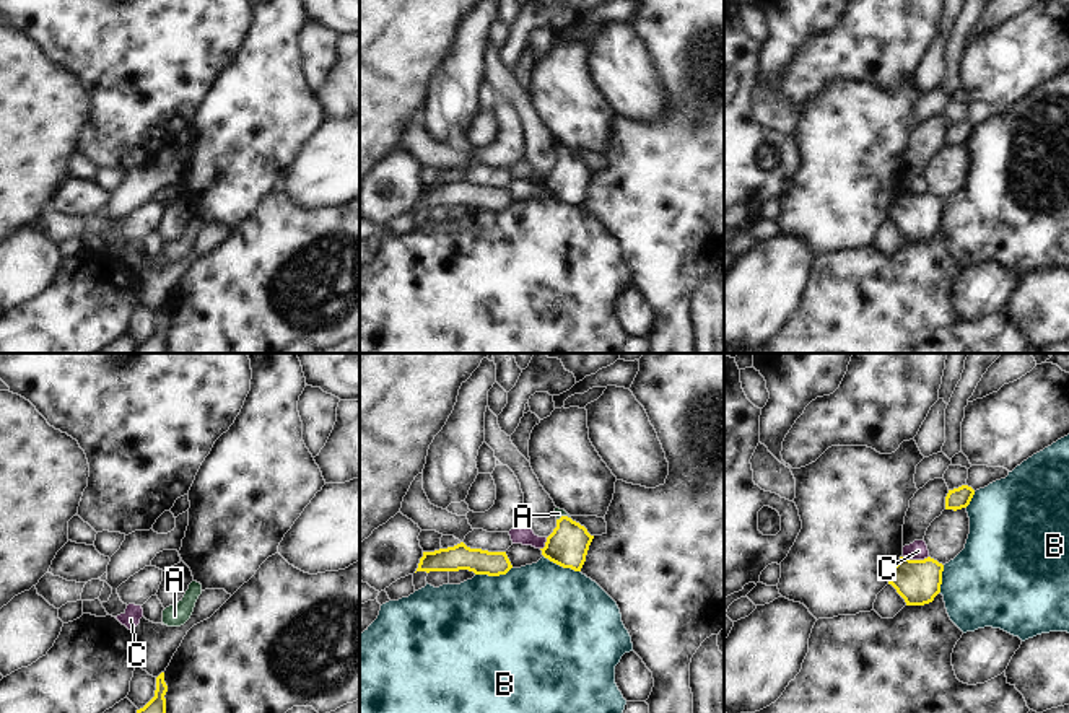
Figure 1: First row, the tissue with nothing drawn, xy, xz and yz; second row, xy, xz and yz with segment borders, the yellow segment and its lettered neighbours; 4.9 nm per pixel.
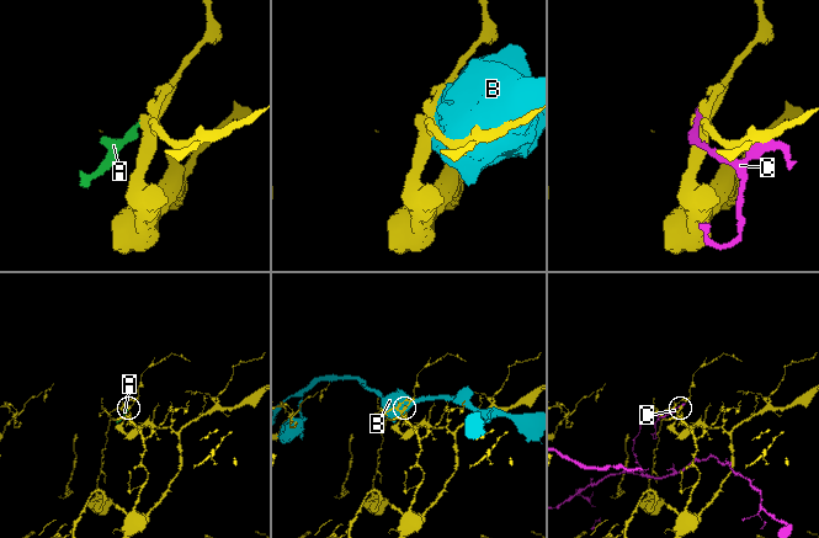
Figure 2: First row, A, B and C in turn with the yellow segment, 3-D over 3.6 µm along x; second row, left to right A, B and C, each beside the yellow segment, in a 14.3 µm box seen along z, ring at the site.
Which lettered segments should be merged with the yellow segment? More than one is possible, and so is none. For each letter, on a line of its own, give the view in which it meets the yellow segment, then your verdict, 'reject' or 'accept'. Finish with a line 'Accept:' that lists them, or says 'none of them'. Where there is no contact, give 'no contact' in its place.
A: xz | accept
B: xz | reject
C: yz | reject
Accept: A

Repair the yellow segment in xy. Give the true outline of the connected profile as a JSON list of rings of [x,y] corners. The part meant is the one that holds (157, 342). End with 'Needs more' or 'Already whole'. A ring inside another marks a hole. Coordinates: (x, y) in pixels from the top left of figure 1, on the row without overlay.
[[[164,308],[156,313],[155,332],[140,345],[135,353],[164,353],[166,350],[166,330],[168,321],[164,317]]]. Already whole.

